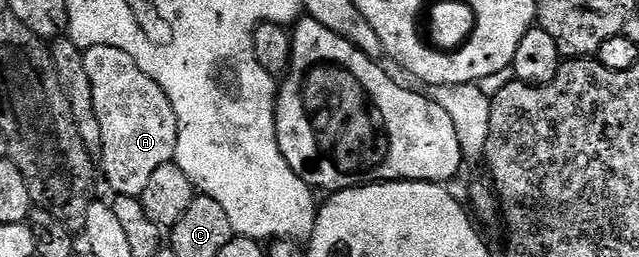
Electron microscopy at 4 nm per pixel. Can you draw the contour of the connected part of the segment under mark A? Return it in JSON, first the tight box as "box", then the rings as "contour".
{"box":[83,45,179,196],"contour":[[[105,45],[89,47],[83,51],[85,70],[92,86],[93,106],[101,125],[101,175],[107,178],[115,195],[142,196],[149,177],[161,169],[161,165],[175,158],[179,130],[177,117],[169,97],[121,49]]]}

